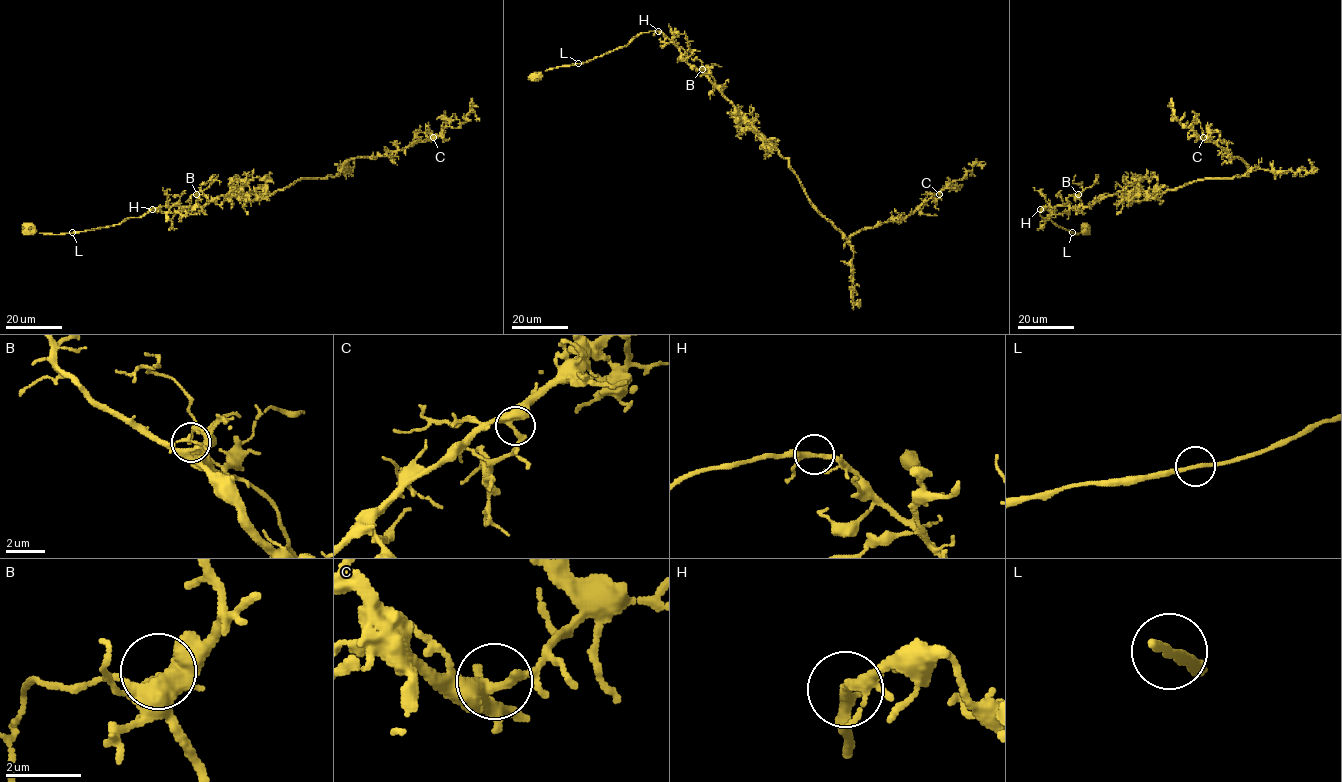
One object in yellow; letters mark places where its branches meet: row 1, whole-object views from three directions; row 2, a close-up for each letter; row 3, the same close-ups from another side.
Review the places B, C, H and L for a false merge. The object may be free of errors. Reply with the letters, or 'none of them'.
none of them

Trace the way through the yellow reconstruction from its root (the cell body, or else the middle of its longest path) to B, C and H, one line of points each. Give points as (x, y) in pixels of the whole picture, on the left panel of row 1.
B: (29, 229), (64, 234), (118, 225), (161, 206), (195, 206), (196, 194)
C: (29, 229), (86, 231), (232, 191), (260, 200), (433, 137)
H: (29, 229), (52, 234), (86, 231), (118, 225), (129, 218), (141, 217), (152, 209)

